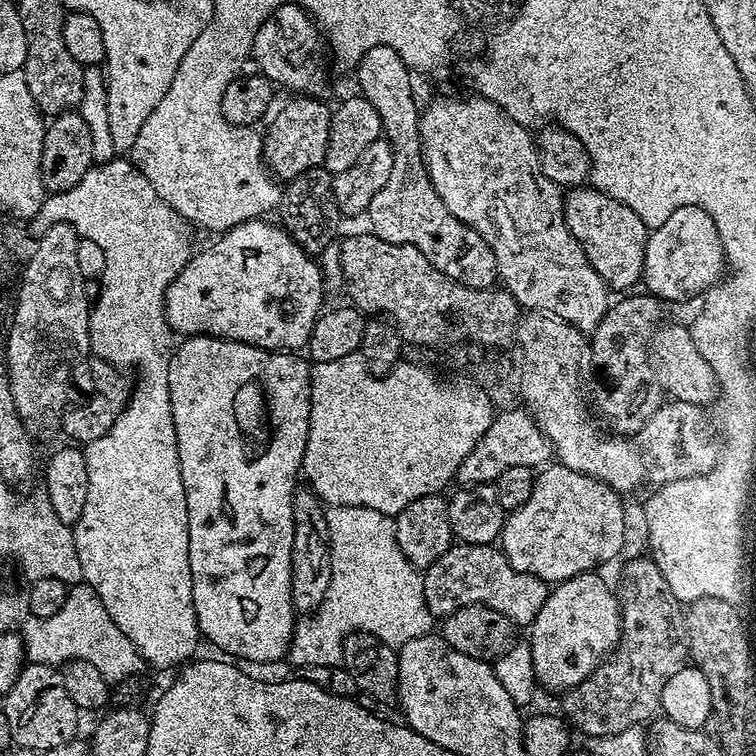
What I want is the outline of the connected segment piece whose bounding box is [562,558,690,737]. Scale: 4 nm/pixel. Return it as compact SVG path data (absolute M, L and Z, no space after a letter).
M651 558L632 560L621 570L618 599L620 641L585 680L563 693L562 715L585 737L647 725L661 711L663 688L690 660L684 608Z

